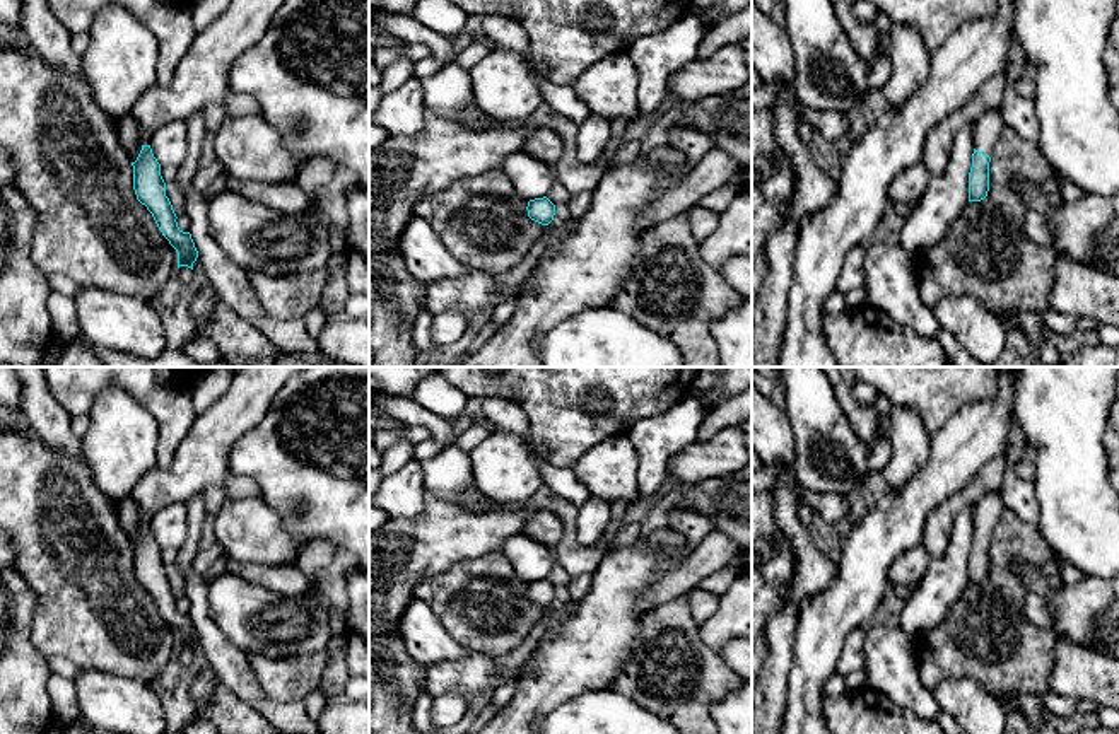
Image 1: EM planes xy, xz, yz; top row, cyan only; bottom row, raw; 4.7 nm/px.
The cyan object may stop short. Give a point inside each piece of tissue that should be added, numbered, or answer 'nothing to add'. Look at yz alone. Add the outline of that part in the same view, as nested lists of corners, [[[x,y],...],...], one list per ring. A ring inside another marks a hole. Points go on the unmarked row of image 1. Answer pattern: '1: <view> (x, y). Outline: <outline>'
1: yz (988, 511). Outline: [[[1001,490],[986,493],[974,507],[974,531],[991,539],[1003,510]]]

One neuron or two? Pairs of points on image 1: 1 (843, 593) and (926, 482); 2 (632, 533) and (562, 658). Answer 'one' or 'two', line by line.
1: one
2: two

